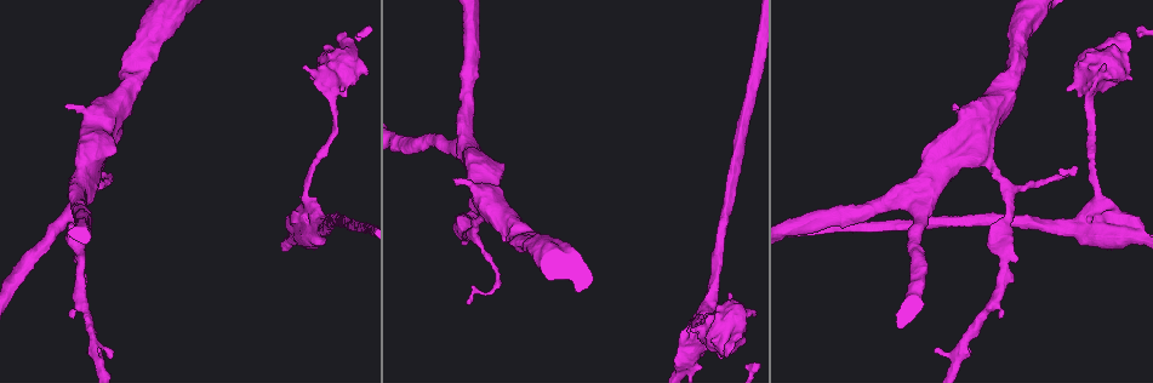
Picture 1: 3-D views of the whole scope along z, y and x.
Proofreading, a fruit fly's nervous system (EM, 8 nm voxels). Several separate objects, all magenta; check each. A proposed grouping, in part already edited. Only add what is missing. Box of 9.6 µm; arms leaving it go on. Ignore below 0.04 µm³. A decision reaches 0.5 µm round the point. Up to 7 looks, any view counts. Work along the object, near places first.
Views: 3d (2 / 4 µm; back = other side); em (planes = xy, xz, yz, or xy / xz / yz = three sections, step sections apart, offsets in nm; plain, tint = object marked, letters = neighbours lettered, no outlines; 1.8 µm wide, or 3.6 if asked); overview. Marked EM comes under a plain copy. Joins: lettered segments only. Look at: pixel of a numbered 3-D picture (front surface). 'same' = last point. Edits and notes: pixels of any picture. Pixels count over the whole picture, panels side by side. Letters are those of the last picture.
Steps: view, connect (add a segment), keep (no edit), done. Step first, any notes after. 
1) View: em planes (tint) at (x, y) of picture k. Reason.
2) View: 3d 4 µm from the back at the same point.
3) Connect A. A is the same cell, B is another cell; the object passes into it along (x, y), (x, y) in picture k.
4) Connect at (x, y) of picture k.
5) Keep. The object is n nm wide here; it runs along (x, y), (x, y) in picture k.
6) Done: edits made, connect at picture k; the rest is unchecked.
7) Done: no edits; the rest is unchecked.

View: 3d 4 µm at (453, 182) of picture 1. Branch stops here.

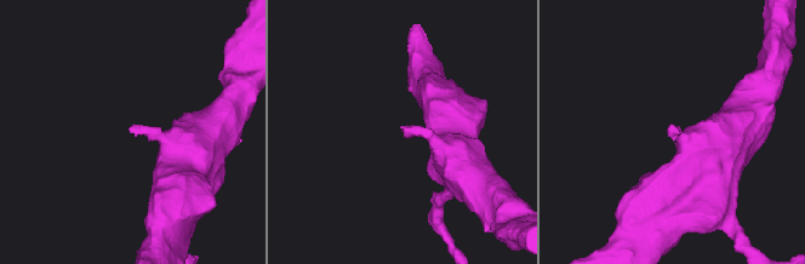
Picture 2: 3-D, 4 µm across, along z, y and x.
View: em planes (tint) at (670, 126) of picture 2. Now the EM.

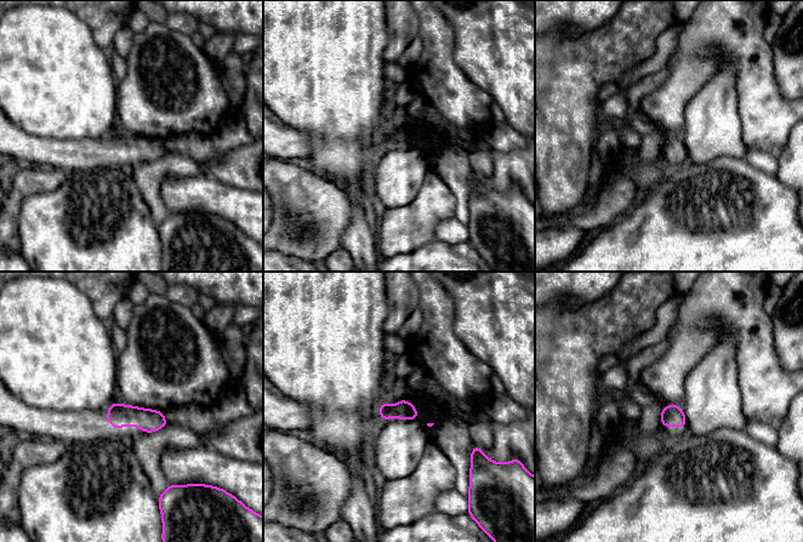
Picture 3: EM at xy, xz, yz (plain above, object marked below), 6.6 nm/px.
View: em planes (letters) at the same point.

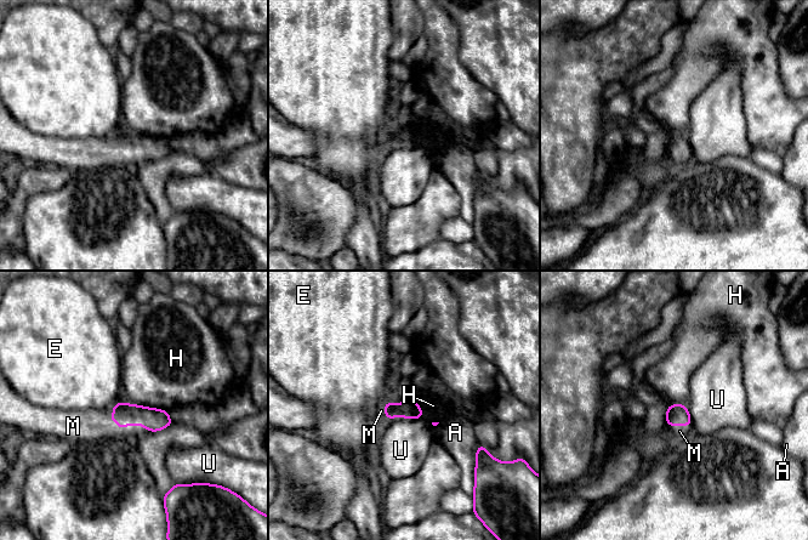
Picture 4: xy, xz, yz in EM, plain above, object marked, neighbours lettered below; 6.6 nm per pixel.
Connect M. M is the same cell, A, E, H and U are other cells; the object passes into it along (125, 414), (119, 430), (83, 425) in picture 4; it goes on there.

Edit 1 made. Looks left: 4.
View: 3d 4 µm at (467, 302) of picture 1. Free end.

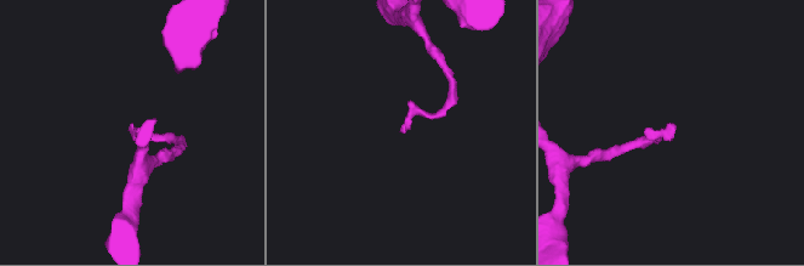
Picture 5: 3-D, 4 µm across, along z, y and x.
View: em xz step 16 (tint) at (129, 128) of picture 5. Now the EM.

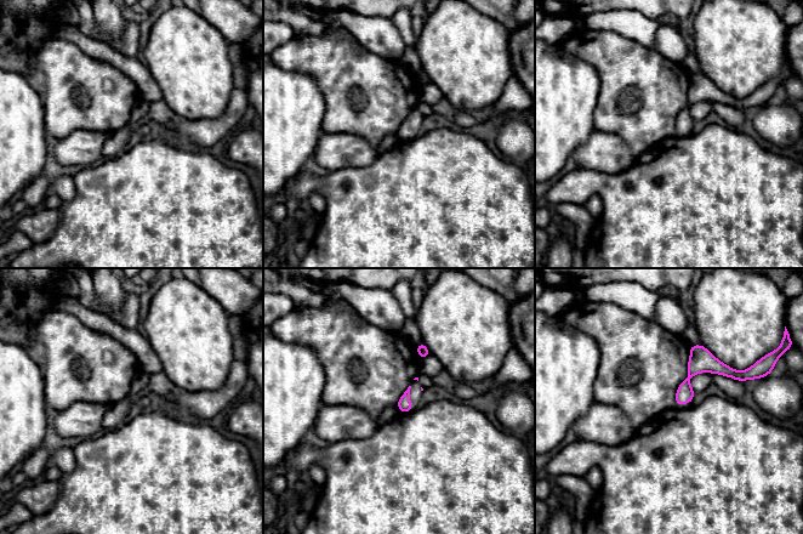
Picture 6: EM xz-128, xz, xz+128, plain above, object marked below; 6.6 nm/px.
View: em planes (letters) at the same point.

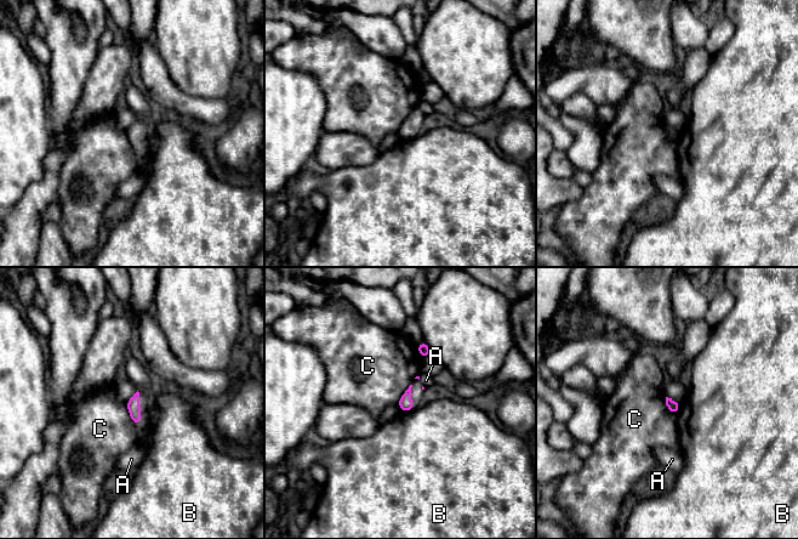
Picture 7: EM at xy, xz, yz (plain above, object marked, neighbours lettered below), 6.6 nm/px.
Keep. The object is 80 nm wide here; A, B and C are other cells; a border runs along (665, 397), (667, 409), (677, 414) in picture 7; none of them fits.

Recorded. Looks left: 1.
Done: edits made, connect at picture 4; the rest is unchecked.

